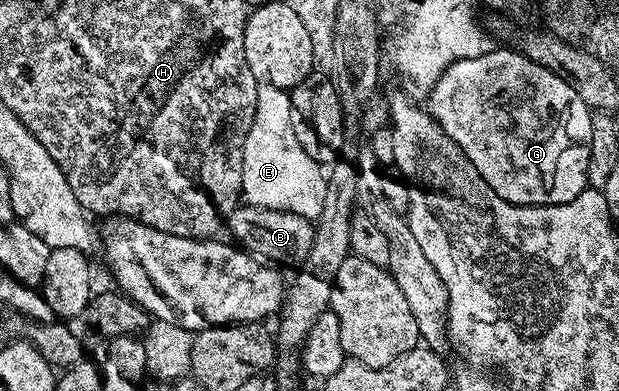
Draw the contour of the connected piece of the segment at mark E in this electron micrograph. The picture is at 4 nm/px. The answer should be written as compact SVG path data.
M260 85L257 112L243 136L242 197L255 207L282 210L315 220L325 203L326 184L324 167L313 161L309 152L297 144L297 136L293 136L290 93Z

